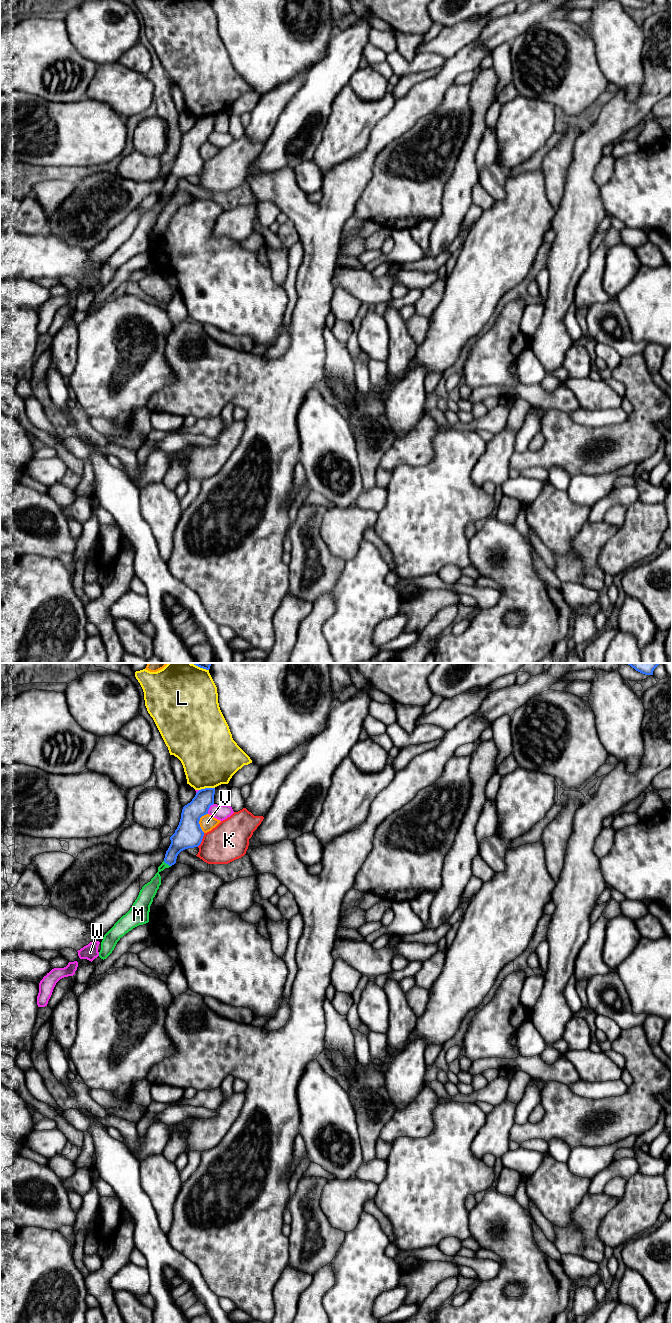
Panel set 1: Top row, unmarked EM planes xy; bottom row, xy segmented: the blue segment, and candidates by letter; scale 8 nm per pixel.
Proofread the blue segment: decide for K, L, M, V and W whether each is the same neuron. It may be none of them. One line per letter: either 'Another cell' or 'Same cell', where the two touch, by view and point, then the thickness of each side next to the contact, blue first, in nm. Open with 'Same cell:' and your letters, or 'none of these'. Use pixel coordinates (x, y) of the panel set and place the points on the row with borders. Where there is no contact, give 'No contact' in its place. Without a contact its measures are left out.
Same cell: M
K: Another cell. Touches blue at xy (201, 840). Thickness 220 nm (blue) against 320 nm
L: Another cell. Touches blue at xy (206, 788). Thickness 160 nm (blue) against 460 nm
M: Same cell. Touches blue at xy (167, 863). Thickness 180 nm (blue) against 110 nm
V: Another cell. Touches blue at xy (198, 822). Thickness 220 nm (blue) against 130 nm
W: Another cell. Touches blue at xy (209, 807). Thickness 190 nm (blue) against 130 nm

